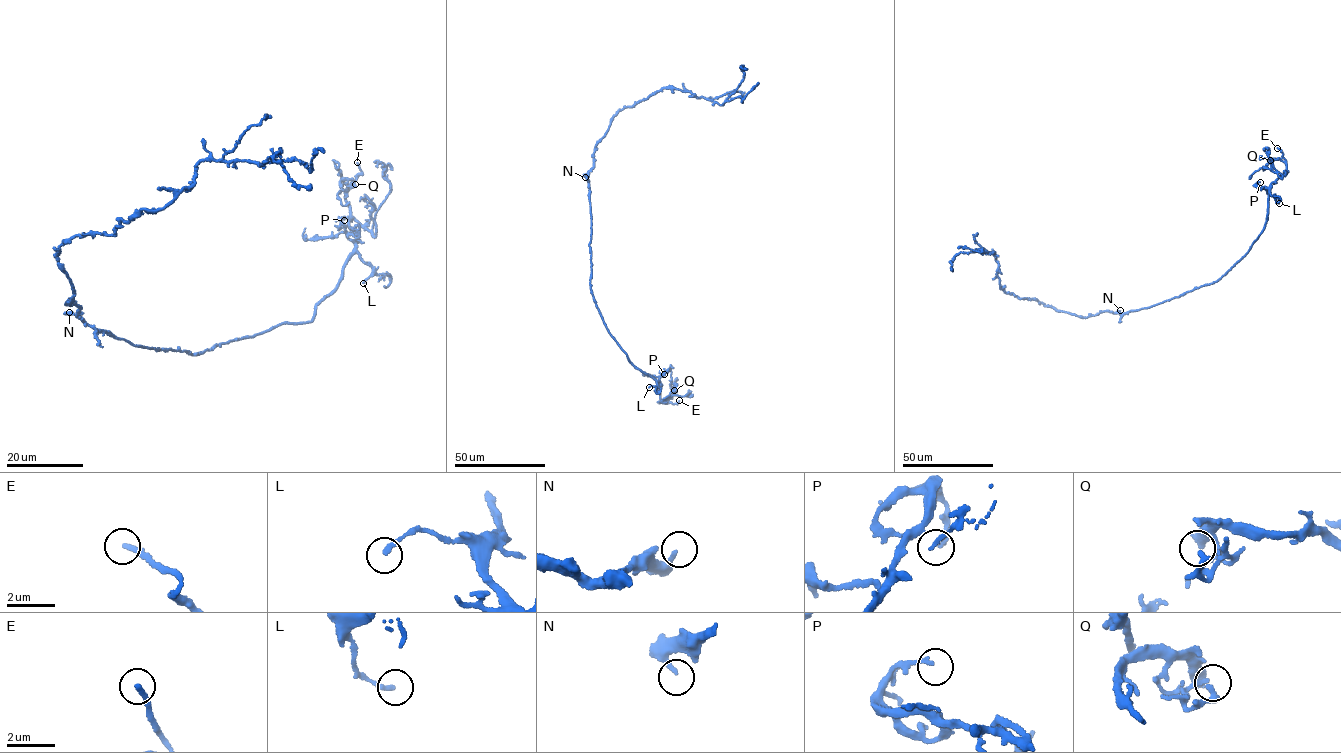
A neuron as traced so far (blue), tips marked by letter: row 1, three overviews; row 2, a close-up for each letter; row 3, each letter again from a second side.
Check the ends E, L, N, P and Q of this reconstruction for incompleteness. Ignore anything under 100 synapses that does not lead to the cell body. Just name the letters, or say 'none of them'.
E

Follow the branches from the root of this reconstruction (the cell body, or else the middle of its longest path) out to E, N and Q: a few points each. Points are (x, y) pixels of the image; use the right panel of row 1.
E: (1137, 310), (1216, 281), (1248, 252), (1266, 222), (1270, 184), (1286, 170), (1286, 161), (1277, 148)
N: (1137, 310), (1116, 313), (1120, 310)
Q: (1137, 310), (1216, 281), (1245, 255), (1266, 222), (1270, 184), (1286, 170), (1282, 160), (1270, 160)

